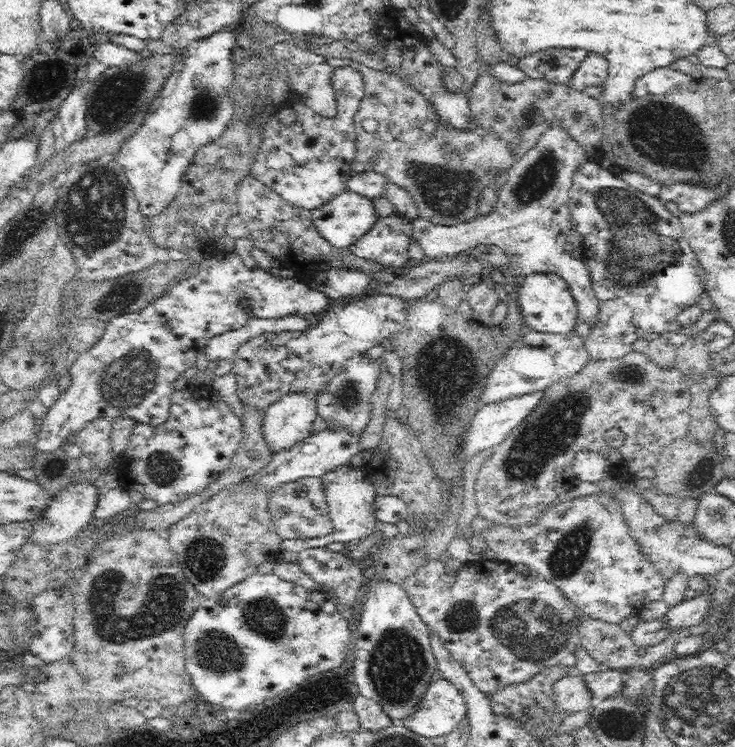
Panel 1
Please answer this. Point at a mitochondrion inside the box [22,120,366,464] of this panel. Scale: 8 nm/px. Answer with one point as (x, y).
(95, 215)

